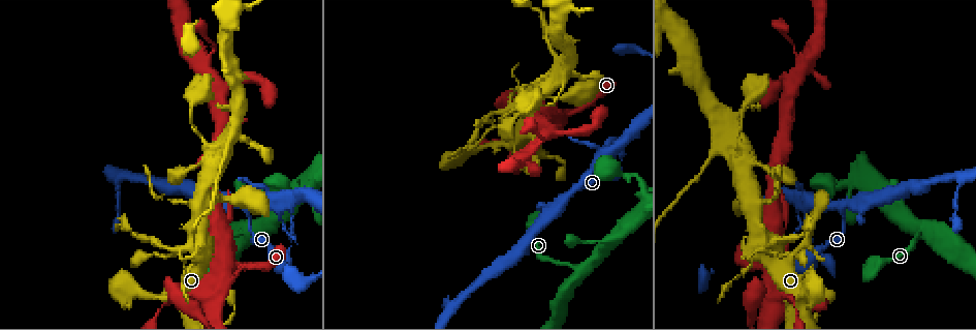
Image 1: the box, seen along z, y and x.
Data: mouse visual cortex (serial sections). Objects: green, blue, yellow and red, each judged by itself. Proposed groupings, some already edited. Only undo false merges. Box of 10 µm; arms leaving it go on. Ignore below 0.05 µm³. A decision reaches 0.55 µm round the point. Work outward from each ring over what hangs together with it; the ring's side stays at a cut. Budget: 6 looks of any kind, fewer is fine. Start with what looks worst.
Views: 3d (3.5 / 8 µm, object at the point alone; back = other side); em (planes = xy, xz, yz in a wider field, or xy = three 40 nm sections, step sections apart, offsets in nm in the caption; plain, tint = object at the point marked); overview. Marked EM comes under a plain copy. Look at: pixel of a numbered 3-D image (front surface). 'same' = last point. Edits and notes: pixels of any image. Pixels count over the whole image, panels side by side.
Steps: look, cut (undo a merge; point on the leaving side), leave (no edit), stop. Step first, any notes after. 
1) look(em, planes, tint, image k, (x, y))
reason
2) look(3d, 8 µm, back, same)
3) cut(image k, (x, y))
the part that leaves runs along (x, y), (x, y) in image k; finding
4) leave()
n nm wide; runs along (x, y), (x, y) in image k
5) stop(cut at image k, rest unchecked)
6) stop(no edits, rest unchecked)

look(3d, 8 µm, image 1, (286, 201))

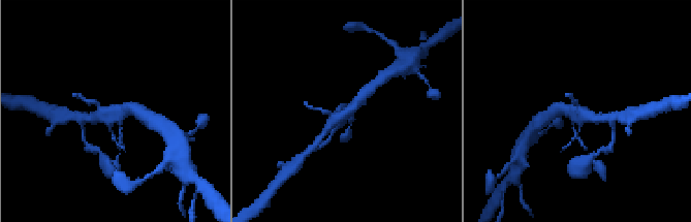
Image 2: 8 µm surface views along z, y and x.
look(em, xy, step 1, tint, same)

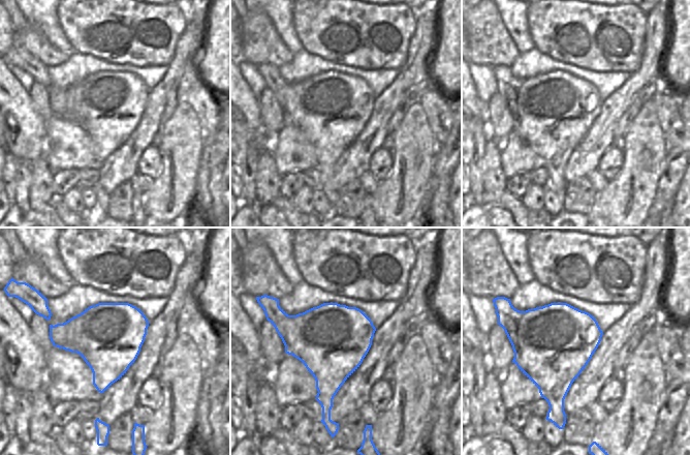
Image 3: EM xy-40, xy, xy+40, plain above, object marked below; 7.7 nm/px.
leave()
runs along (326, 130), (367, 91) in image 2; all the same cell

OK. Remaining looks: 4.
look(3d, 8 µm, image 1, (231, 260))
narrows sharply

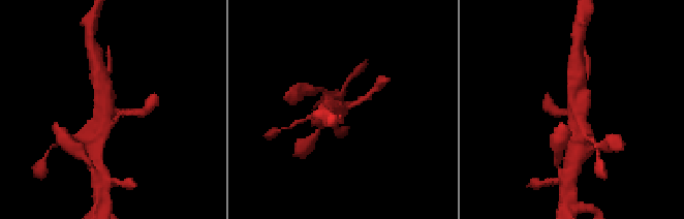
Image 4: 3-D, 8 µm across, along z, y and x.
look(3d, 3.5 µm, same)
closer look

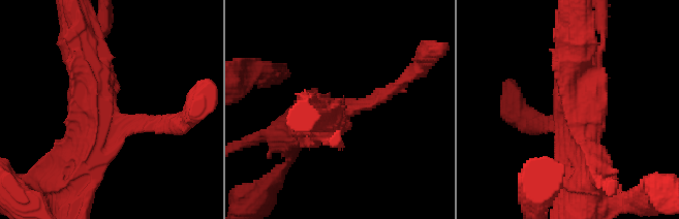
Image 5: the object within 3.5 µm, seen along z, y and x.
look(em, planes, tint, image 5, (104, 116))

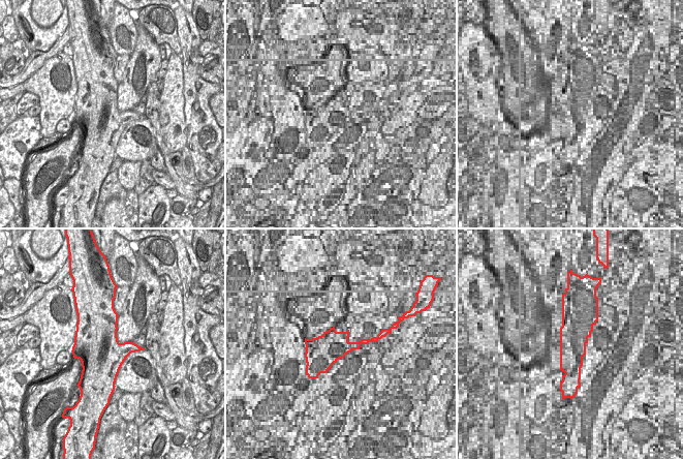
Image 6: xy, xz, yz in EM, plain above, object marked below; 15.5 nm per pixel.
leave()
runs along (164, 124), (107, 118), (82, 51) in image 5; all the same cell

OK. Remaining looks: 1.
stop(no edits, rest unchecked)

